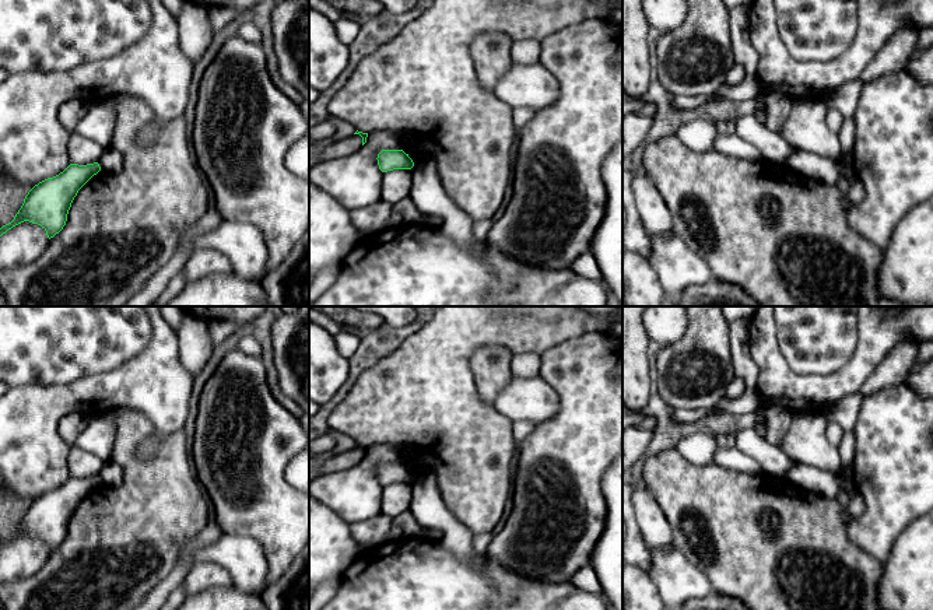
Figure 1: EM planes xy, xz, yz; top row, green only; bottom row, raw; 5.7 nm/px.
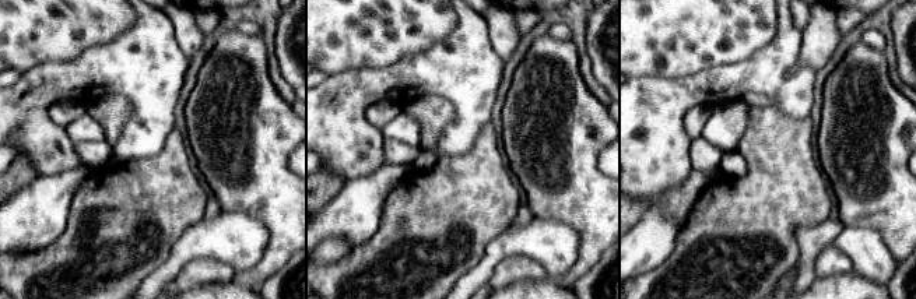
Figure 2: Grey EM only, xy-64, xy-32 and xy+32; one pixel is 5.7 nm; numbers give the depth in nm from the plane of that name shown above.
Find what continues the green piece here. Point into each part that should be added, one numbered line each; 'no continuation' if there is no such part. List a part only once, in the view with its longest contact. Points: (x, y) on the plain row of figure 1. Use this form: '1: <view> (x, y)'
no continuation

